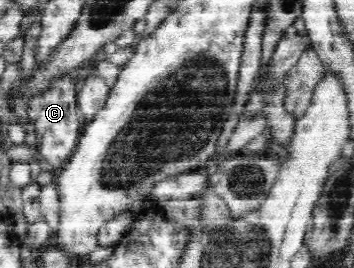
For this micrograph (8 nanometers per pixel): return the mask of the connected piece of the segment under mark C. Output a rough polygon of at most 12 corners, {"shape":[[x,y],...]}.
{"shape":[[76,72],[29,101],[37,150],[54,169],[80,138]]}

